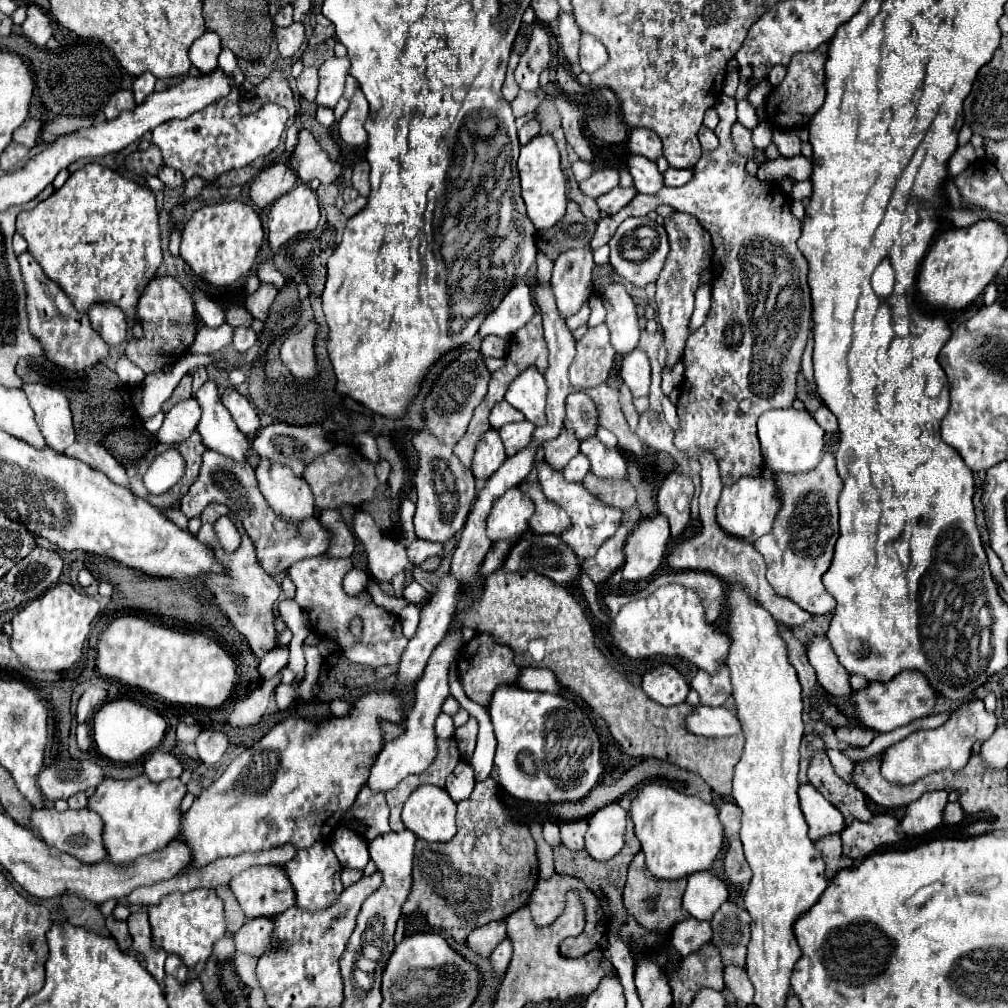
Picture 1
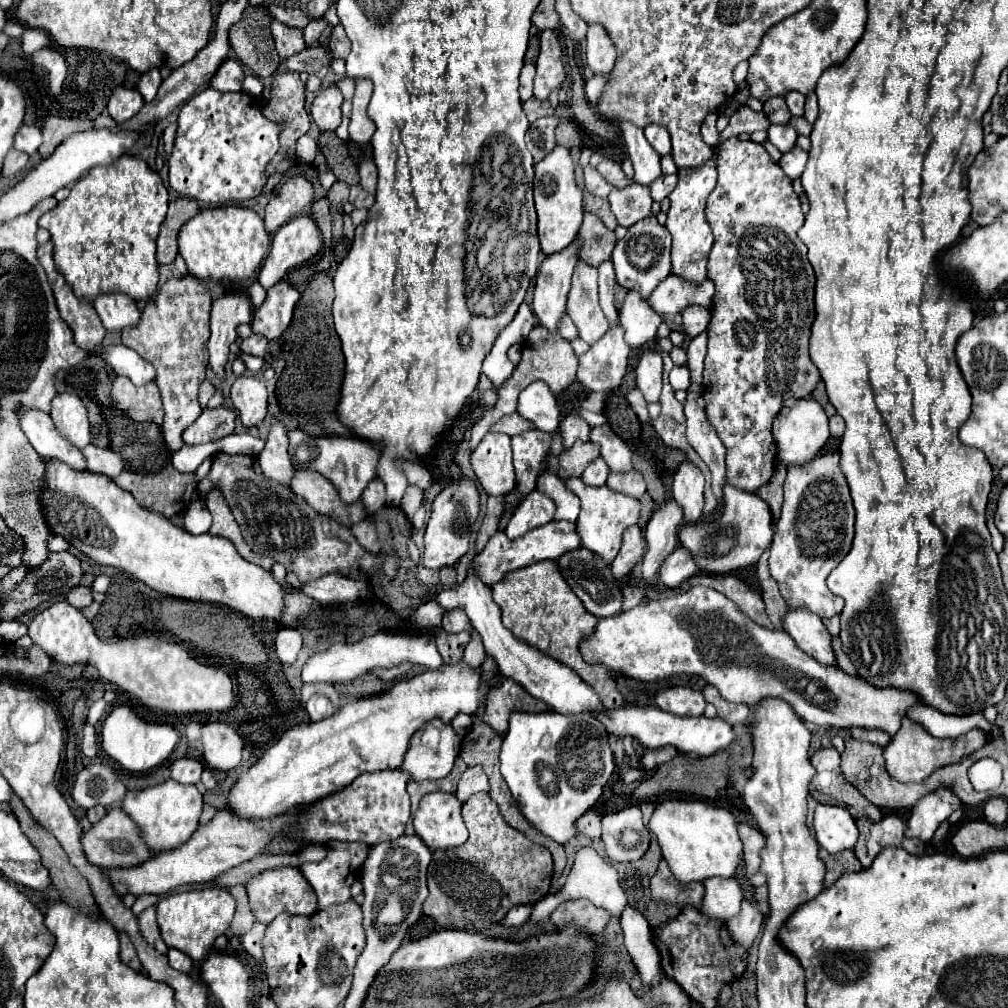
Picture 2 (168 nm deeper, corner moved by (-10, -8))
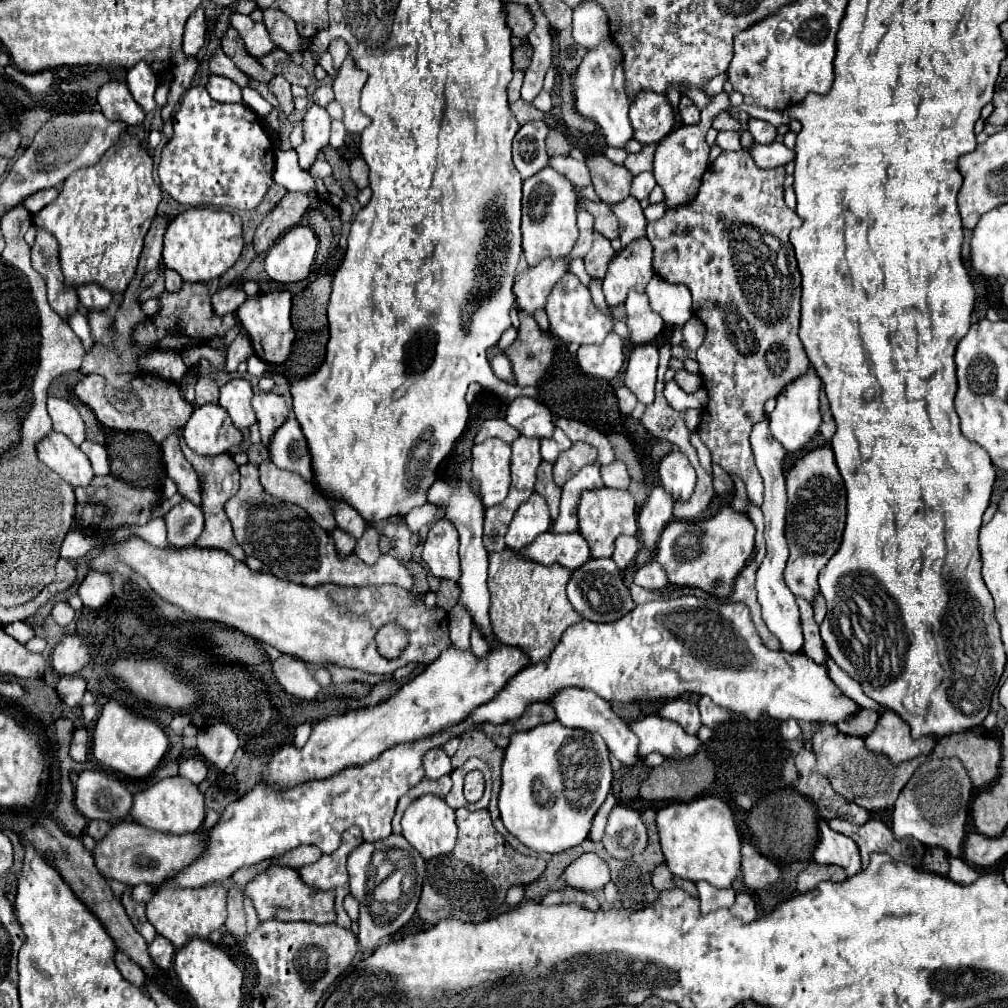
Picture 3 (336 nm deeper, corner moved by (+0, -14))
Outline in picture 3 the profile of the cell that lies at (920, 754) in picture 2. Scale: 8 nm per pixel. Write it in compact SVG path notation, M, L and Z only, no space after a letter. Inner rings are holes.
M893 711L879 715L875 729L865 737L871 751L883 751L893 763L901 763L919 755L929 755L933 751L933 737L913 739L909 725Z

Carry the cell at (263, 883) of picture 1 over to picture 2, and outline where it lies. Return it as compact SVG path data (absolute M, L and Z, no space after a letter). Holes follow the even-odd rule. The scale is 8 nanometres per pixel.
M281 867L281 869L269 869L265 873L259 873L245 885L245 889L255 919L265 925L269 925L279 913L309 915L317 911L317 897L297 867Z

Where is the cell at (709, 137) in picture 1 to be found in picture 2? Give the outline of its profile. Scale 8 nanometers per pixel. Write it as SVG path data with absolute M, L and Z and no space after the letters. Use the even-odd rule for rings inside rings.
M709 113L709 117L705 117L703 125L701 125L701 135L703 135L703 141L713 147L719 143L719 131L715 127L715 121L717 121L717 113Z

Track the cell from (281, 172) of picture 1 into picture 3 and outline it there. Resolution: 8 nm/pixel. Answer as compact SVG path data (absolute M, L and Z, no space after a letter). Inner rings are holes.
M285 193L281 203L275 207L275 211L271 211L257 227L253 237L255 253L261 255L269 251L271 243L275 243L283 233L295 227L309 211L309 207L311 207L311 201L307 193Z

